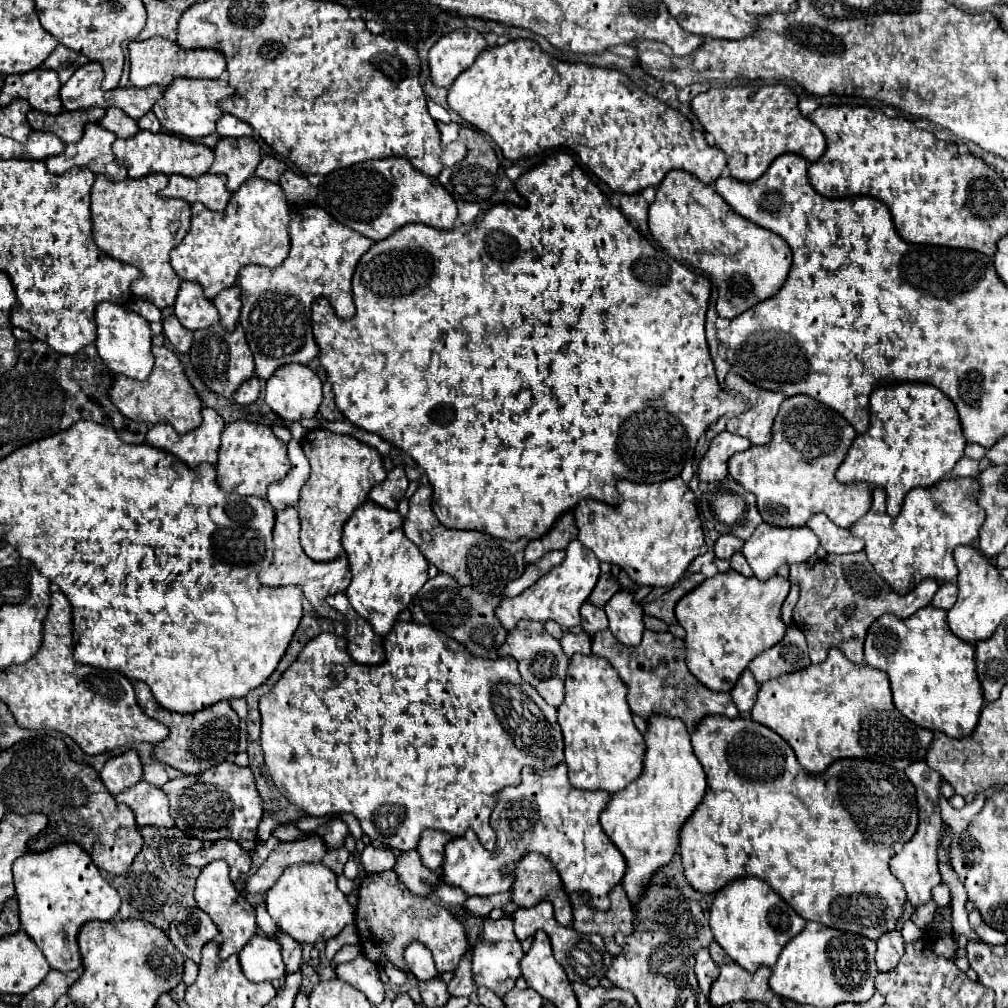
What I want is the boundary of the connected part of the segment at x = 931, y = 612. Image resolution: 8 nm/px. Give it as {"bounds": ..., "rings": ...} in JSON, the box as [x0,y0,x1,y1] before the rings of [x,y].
{"bounds":[864,605,984,737],"rings":[[[928,605],[908,619],[900,619],[890,613],[876,619],[866,635],[864,663],[888,673],[896,709],[900,709],[900,713],[916,725],[930,731],[944,731],[950,737],[966,737],[976,729],[980,711],[984,707],[984,695],[976,675],[976,649],[972,643],[964,643],[962,639],[952,635],[946,623],[944,609]]]}

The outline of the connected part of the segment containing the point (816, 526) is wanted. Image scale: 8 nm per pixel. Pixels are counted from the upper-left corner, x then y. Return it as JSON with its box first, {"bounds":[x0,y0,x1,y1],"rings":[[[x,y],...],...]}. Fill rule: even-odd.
{"bounds":[808,513,864,553],"rings":[[[824,513],[812,515],[808,527],[818,535],[826,553],[856,553],[864,549],[864,541],[860,537],[854,537],[848,529],[834,525]]]}

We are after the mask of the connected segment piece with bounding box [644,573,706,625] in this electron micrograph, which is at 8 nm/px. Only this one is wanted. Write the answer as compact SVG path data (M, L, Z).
M694 573L690 577L684 577L678 585L674 585L670 591L666 591L662 597L658 597L656 601L644 605L644 613L646 615L652 615L652 617L658 617L662 619L664 623L676 623L676 617L674 617L674 607L676 603L686 595L690 593L692 589L696 589L706 577L702 573Z

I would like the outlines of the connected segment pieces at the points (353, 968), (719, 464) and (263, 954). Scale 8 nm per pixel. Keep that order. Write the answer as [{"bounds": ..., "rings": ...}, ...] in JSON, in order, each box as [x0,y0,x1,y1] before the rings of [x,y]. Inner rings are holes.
[{"bounds":[336,955,384,1005],"rings":[[[358,955],[350,963],[342,963],[336,967],[338,979],[362,991],[372,1005],[380,1005],[384,1001],[384,985],[378,975],[378,967],[372,965],[364,955]]]},{"bounds":[698,431,752,481],"rings":[[[728,431],[716,435],[710,441],[708,451],[700,459],[700,465],[698,465],[700,481],[722,481],[728,475],[728,459],[734,453],[748,449],[750,445],[752,443],[748,443],[748,439],[732,435]]]},{"bounds":[238,935,286,981],"rings":[[[256,935],[252,941],[248,941],[238,953],[238,959],[244,975],[250,981],[274,981],[284,979],[286,975],[280,945],[266,935]]]}]

